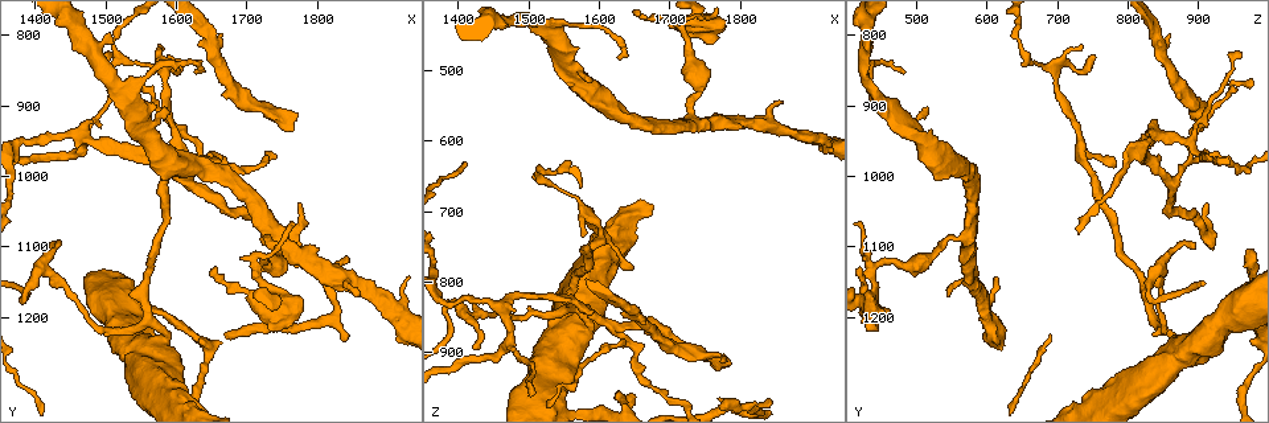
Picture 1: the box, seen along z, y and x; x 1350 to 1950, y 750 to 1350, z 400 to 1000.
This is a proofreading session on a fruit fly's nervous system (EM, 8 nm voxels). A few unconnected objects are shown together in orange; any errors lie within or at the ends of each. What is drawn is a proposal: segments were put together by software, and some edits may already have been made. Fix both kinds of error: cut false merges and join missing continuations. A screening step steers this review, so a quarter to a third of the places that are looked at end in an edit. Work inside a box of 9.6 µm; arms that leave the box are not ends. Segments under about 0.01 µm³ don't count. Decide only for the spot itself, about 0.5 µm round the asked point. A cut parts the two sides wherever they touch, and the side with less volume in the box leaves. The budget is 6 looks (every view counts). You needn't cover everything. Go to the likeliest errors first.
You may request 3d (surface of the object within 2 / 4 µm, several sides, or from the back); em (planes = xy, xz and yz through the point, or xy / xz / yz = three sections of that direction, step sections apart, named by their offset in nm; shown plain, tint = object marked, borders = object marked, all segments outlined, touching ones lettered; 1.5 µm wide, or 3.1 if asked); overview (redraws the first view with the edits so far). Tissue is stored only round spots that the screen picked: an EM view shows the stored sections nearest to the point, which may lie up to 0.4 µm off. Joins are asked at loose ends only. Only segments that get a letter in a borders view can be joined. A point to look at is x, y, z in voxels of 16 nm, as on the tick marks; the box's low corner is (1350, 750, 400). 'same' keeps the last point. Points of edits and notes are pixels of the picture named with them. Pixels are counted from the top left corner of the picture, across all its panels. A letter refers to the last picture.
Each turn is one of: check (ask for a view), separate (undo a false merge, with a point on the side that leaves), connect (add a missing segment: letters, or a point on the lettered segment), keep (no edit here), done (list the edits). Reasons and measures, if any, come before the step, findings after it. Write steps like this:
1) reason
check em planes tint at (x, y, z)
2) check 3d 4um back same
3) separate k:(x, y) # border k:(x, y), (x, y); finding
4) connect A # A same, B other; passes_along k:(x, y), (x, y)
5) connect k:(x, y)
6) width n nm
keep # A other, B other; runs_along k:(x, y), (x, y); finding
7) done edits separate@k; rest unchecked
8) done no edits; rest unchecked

branch stops here
check em planes borders at (1765, 935, 900)

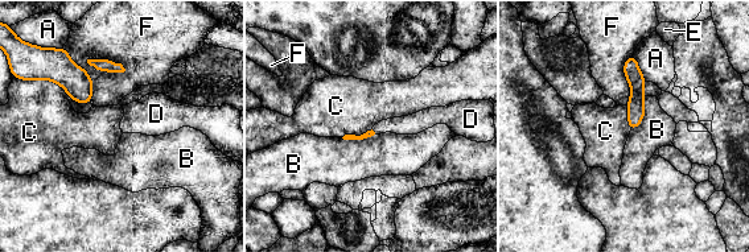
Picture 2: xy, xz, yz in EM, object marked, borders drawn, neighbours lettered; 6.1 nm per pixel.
connect D # A other, B other, C other, D same, E other, F other; the neuron continues

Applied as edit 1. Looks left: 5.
sharp bend
check 3d 4um at (1580, 1235, 870)

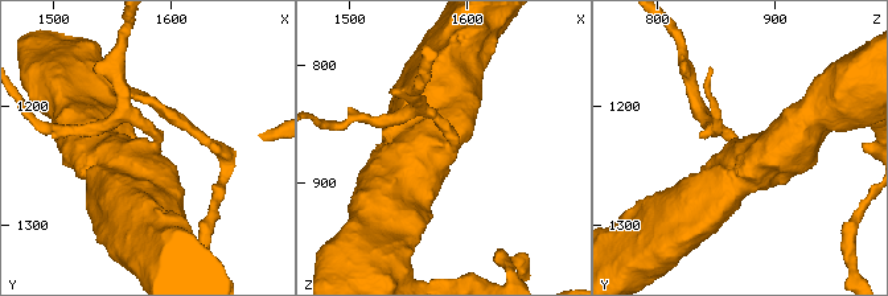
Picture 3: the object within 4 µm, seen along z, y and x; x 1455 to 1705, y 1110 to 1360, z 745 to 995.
check em xy step 4 tint at (1582, 1232, 864)

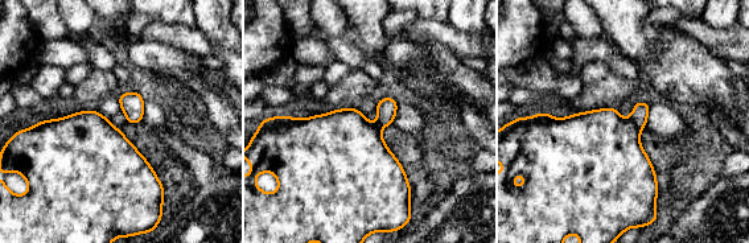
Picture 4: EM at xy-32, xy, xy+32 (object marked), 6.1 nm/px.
check em planes borders same

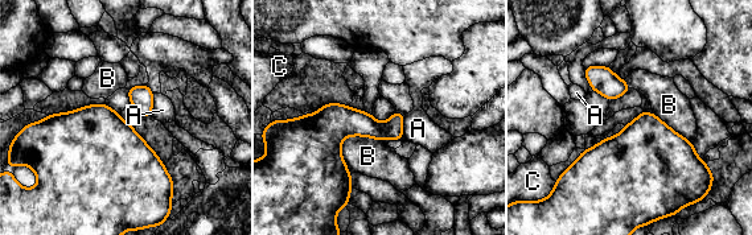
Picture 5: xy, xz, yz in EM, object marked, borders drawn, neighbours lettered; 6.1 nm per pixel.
width 160 nm; longest_contact B 280 nm
keep # A other, B other, C other; all the same neuron

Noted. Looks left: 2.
sharp bend
check 3d 2um at (1725, 1125, 470)

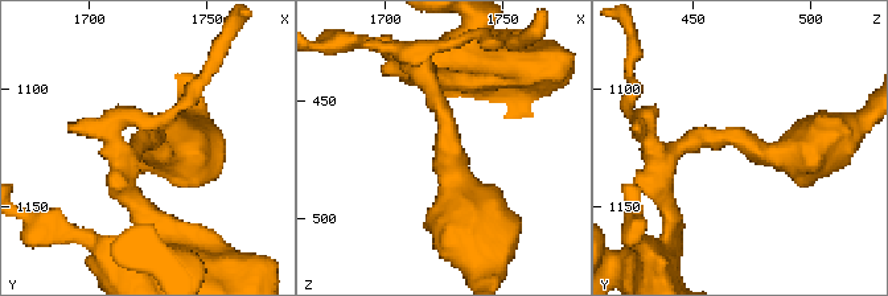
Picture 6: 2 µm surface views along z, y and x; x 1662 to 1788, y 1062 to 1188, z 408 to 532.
arm_widths 160, 300 nm; now the EM
check em xy step 4 borders at (1727, 1120, 468)

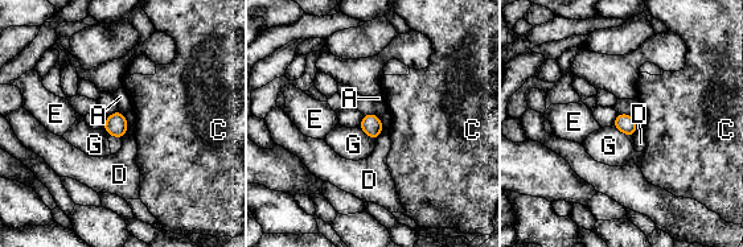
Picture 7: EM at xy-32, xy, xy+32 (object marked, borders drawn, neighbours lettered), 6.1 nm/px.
width 110 nm
keep # A other, C other, D other, E other, G other; all the same neuron

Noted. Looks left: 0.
done edits connect@2; rest unchecked

